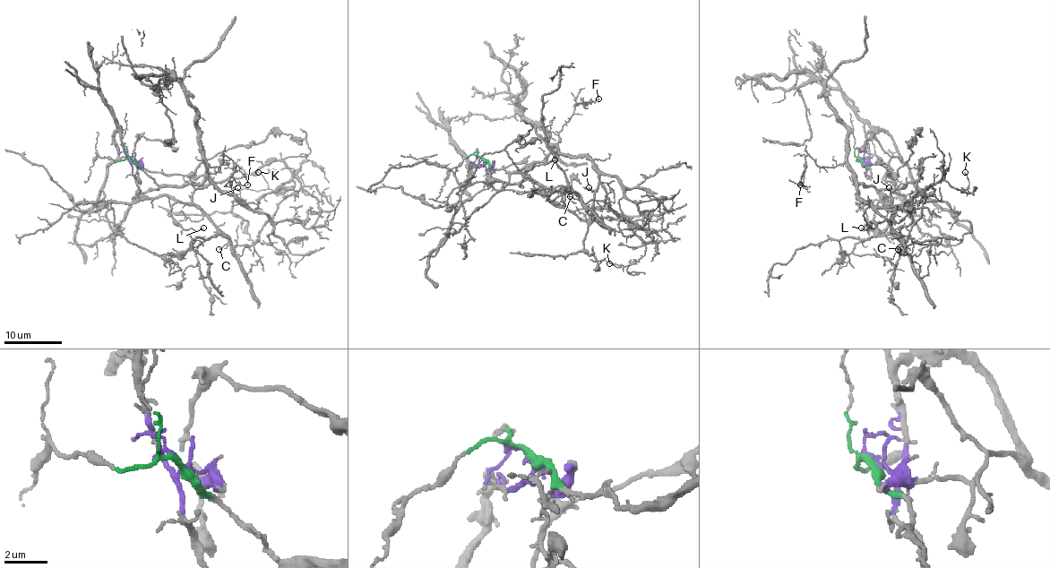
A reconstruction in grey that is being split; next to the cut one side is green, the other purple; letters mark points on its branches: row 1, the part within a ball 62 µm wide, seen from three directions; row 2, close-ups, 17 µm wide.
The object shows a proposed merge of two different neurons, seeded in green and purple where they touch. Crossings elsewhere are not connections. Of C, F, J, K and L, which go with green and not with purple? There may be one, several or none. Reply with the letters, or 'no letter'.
F, J, K

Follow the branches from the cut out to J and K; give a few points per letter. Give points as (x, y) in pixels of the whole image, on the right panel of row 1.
J: (860, 158), (870, 171), (873, 185), (856, 184), (854, 179), (857, 195), (875, 207), (889, 207), (889, 188)
K: (860, 158), (873, 185), (854, 179), (857, 195), (864, 202), (893, 210), (941, 181), (967, 193), (965, 172)

